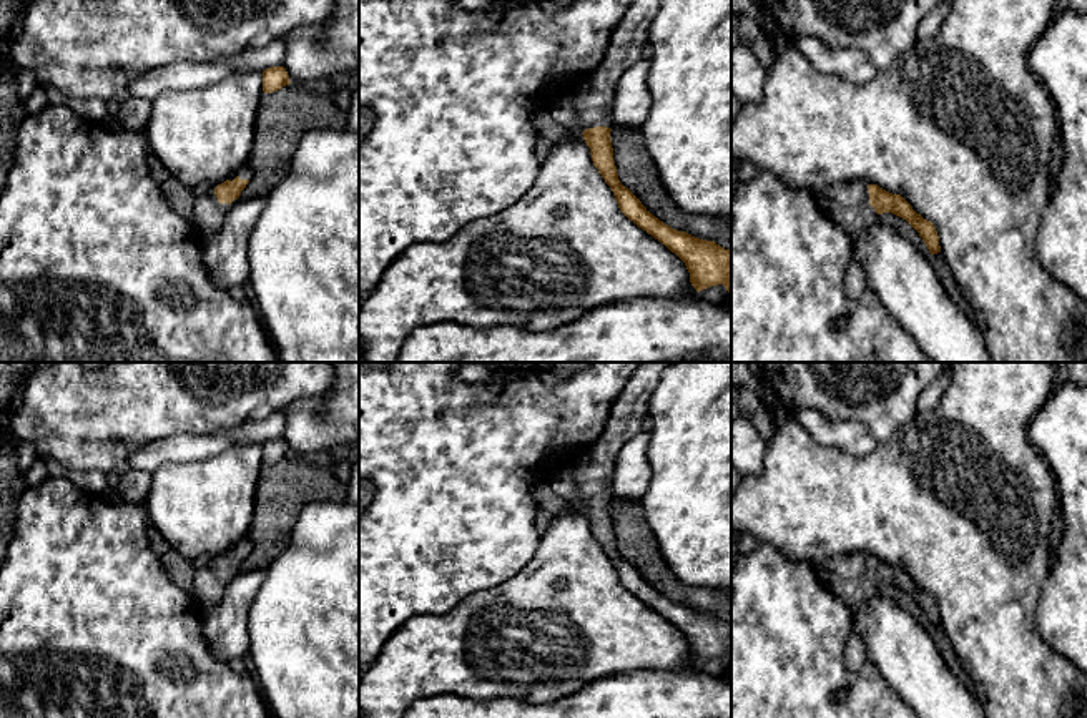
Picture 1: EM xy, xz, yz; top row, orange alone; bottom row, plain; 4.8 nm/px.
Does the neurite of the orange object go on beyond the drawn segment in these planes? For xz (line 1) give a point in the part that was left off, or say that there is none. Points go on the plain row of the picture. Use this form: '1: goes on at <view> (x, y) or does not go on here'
1: goes on at xz (594, 471)

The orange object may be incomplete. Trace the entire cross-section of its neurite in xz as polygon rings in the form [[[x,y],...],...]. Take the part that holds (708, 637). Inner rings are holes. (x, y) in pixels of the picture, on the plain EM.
[[[642,362],[610,411],[607,425],[595,444],[573,462],[575,499],[568,507],[582,507],[590,520],[593,538],[613,563],[620,583],[638,600],[675,625],[690,645],[691,658],[700,665],[723,657],[731,665],[731,623],[715,613],[676,603],[655,590],[642,573],[625,560],[617,545],[610,504],[613,474],[622,447],[648,427],[650,397],[660,374],[671,362]]]

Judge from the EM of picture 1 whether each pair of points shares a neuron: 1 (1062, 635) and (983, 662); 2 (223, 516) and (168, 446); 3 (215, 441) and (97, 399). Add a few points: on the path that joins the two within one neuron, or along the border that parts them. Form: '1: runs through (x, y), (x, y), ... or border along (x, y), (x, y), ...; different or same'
1: border along (1037, 602), (1036, 630), (1069, 660); different
2: border along (220, 454), (195, 462), (163, 462), (152, 472); different
3: border along (236, 426), (226, 431), (172, 434), (160, 439); different

